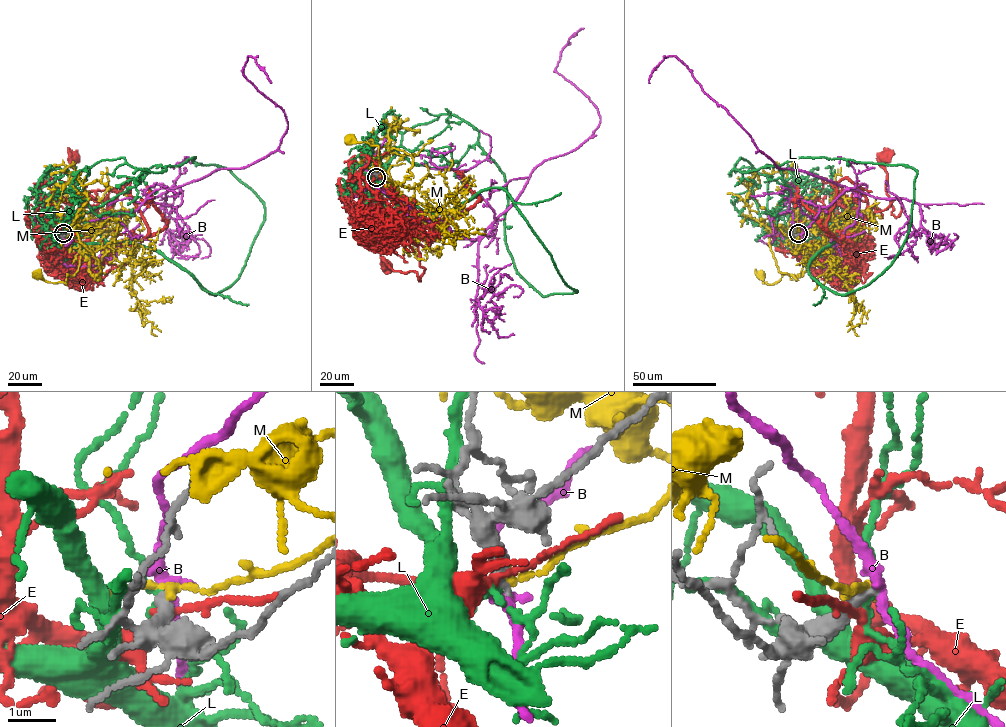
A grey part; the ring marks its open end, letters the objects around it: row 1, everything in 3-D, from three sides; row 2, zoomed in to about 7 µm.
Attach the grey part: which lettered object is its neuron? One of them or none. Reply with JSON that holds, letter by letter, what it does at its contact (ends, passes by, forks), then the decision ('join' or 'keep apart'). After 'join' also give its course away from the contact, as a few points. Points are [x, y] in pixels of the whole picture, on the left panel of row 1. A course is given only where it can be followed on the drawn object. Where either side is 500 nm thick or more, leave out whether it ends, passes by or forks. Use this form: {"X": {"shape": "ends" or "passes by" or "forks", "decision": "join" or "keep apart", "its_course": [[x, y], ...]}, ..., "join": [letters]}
{"B": {"shape": "passes by", "decision": "keep apart"}, "E": {"shape": "passes by", "decision": "keep apart"}, "L": {"shape": "passes by", "decision": "keep apart"}, "M": {"shape": "passes by", "decision": "keep apart"}, "join": []}

